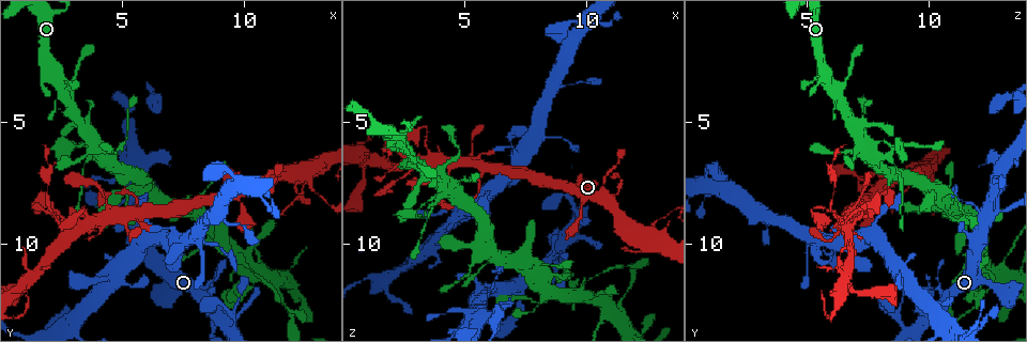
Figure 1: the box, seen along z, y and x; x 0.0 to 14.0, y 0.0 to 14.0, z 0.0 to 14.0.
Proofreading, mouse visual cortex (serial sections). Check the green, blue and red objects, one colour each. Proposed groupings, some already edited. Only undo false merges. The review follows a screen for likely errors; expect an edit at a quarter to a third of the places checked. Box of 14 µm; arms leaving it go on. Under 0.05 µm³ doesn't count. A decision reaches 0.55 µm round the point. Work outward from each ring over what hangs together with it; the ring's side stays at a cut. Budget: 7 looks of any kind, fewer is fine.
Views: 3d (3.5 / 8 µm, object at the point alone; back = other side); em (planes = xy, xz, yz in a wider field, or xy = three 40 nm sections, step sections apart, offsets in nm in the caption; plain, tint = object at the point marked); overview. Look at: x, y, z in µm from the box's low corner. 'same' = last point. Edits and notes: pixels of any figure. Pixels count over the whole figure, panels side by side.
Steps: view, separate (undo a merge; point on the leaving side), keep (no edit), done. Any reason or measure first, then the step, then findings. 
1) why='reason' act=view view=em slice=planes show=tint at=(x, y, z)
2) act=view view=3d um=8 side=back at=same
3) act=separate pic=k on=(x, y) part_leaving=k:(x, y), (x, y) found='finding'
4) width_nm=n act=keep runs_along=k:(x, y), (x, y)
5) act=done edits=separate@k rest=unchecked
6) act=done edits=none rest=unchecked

why='arms run side by side' act=view view=3d um=3.5 at=(9.5, 8.0, 7.7)

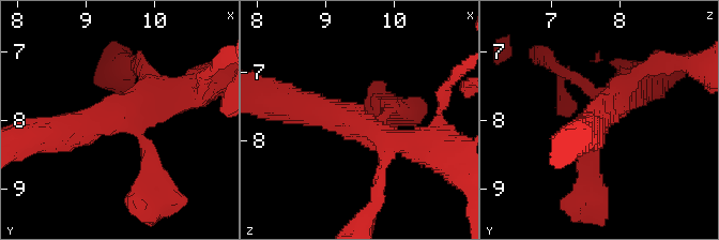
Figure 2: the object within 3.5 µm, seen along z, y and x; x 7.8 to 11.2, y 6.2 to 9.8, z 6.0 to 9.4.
arms=4 arm_widths_nm=250,300,400,450 why='need the tissue' act=view view=em slice=xy step=1 show=tint at=(9.55, 8.00, 7.75)

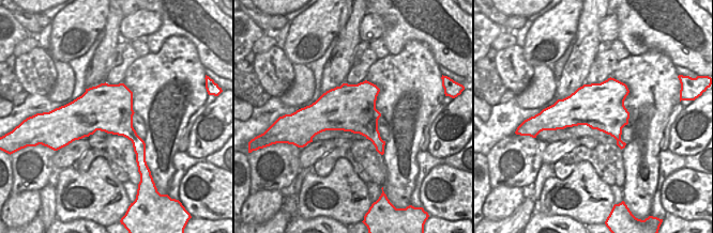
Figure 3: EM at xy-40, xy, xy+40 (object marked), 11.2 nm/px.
act=view view=em slice=xy step=3 show=tint at=same

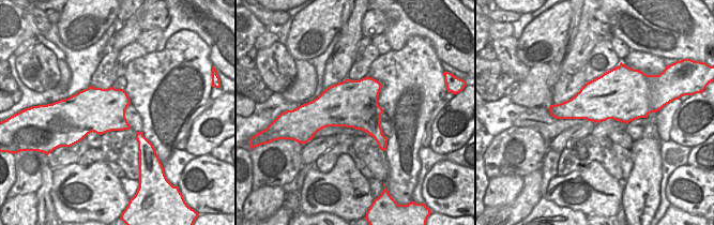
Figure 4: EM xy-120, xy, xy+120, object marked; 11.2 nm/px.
act=keep runs_along=2:(148, 189), (148, 149), (118, 116), (59, 129) found='all the same cell'

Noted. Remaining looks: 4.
why='thin arm on a thick one' act=view view=3d um=3.5 at=(9.8, 10.7, 11.7)

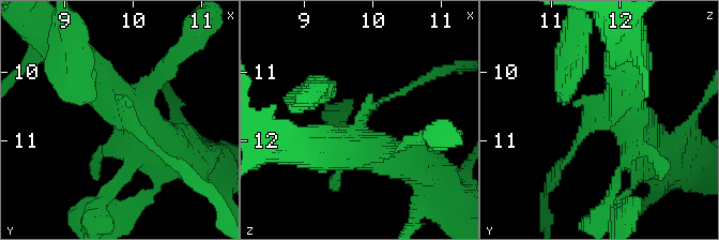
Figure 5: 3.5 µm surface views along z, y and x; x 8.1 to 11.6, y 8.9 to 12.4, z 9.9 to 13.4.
arms=4 arm_widths_nm=100,150,500,500 act=view view=em slice=xy step=1 show=tint at=(9.80, 10.65, 11.75)

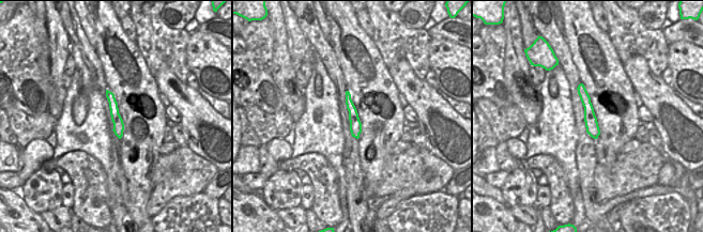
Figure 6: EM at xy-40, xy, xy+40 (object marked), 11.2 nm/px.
act=separate pic=5 on=(402, 92) part_leaving=5:(364, 120), (373, 106), (436, 73) found='a second cell is stuck on'

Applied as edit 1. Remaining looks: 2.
why='branch point' act=view view=3d um=8 at=(3.8, 6.5, 8.3)

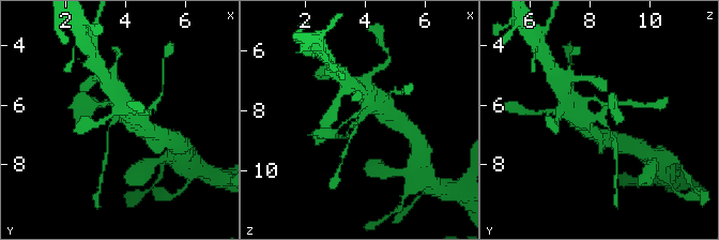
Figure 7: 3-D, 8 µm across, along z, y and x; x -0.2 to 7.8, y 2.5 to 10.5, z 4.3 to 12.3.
why='now the EM' act=view view=em slice=xy step=1 show=tint at=(3.8, 6.3, 8.2)

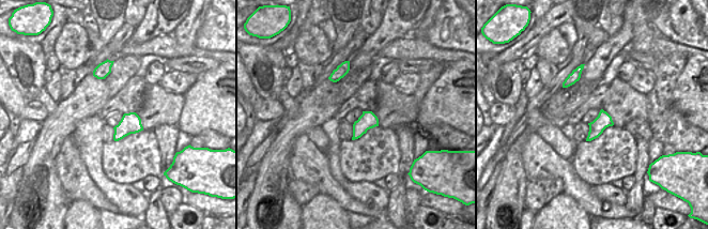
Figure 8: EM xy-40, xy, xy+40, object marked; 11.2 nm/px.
act=keep runs_along=7:(368, 94), (364, 115), (348, 143) found='one cell here'

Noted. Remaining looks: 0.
act=done edits=separate@5 rest=unchecked

